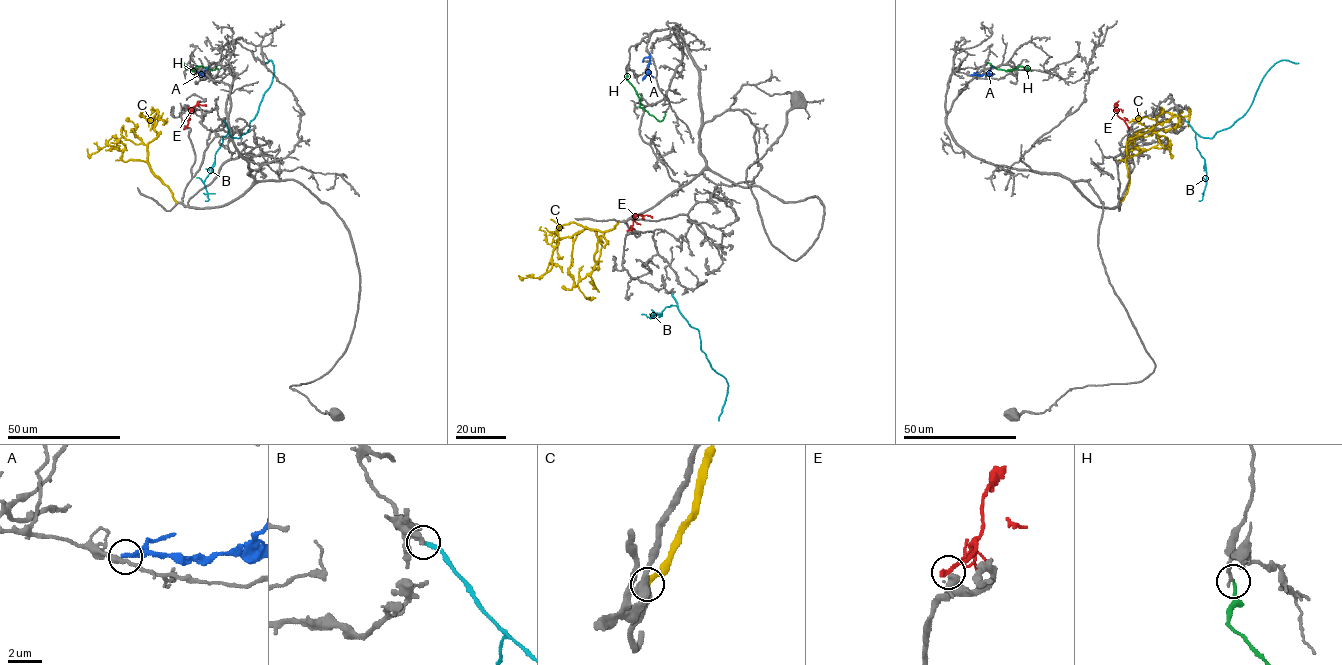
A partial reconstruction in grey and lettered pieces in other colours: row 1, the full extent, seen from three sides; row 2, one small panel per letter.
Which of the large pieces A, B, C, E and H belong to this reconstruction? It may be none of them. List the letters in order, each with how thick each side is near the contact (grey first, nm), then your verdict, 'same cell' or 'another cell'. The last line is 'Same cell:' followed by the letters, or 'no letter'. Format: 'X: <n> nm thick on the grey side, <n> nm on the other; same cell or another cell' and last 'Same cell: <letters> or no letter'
A: 280 nm thick on the grey side, 280 nm on the other; another cell
B: 360 nm thick on the grey side, 220 nm on the other; another cell
C: 440 nm thick on the grey side, 340 nm on the other; same cell
E: 400 nm thick on the grey side, 280 nm on the other; another cell
H: 220 nm thick on the grey side, 170 nm on the other; another cell
Same cell: C

